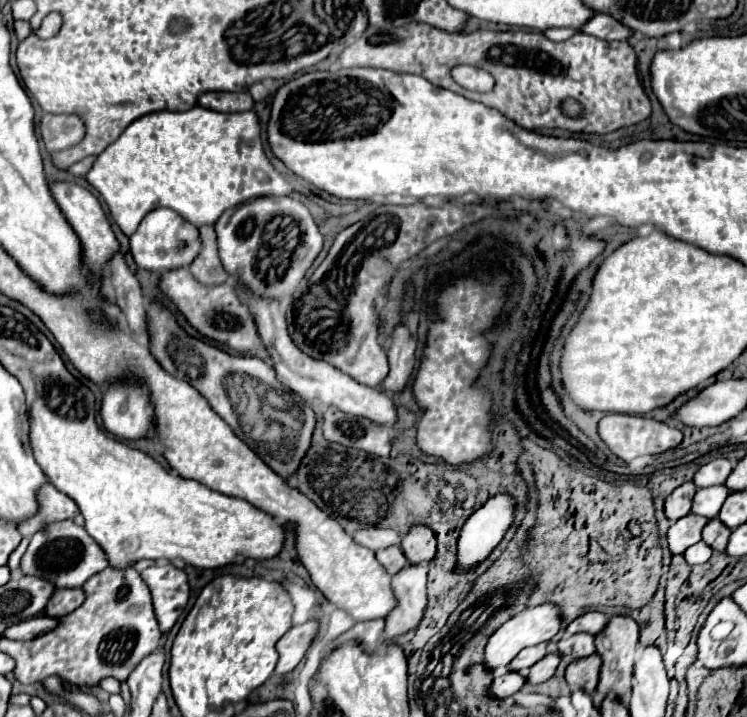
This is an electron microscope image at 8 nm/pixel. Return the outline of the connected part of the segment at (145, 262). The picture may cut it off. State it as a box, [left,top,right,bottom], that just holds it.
[130,208,198,270]

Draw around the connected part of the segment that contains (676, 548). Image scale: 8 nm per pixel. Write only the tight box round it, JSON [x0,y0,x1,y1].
[668,514,708,554]

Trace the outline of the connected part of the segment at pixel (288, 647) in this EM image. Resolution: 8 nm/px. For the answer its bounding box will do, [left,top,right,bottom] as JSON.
[276,620,320,676]

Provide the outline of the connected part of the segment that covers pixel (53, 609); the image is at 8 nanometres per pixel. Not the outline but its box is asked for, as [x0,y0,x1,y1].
[44,588,84,618]

